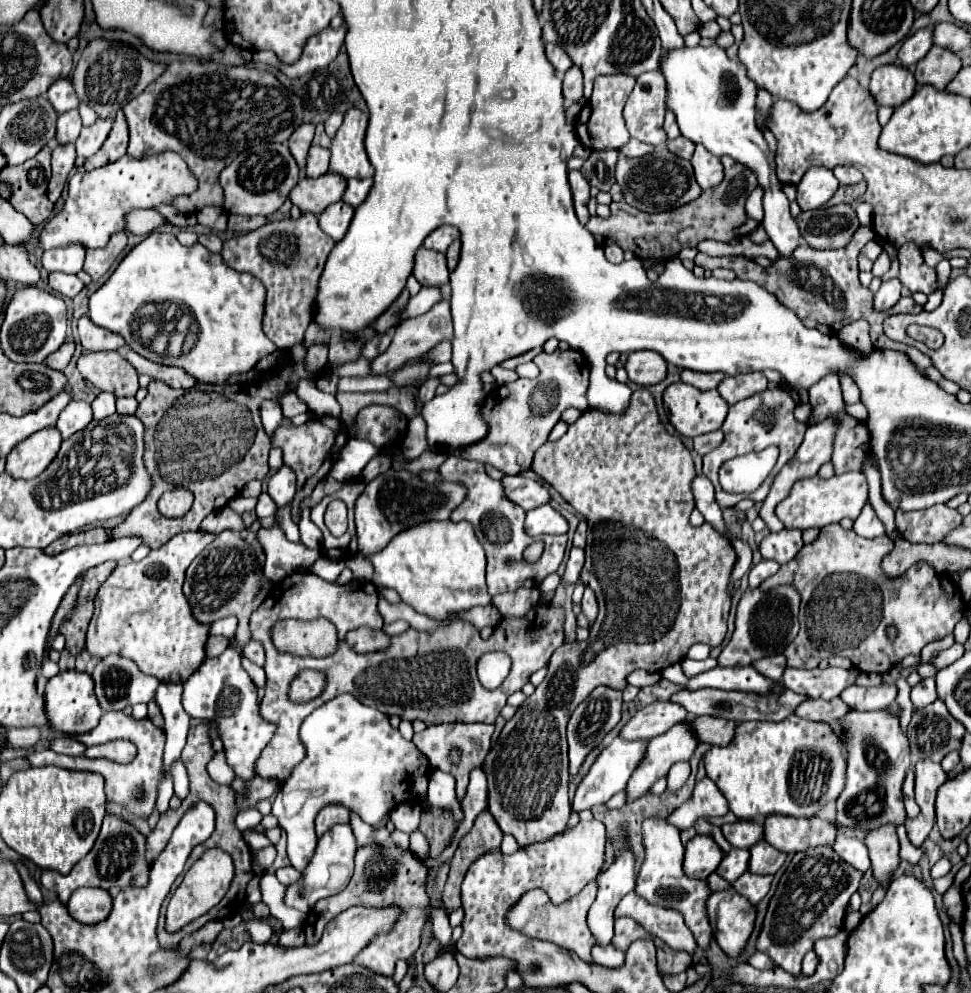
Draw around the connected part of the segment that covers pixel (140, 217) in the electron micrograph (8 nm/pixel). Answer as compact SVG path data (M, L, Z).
M135 209L125 219L127 219L127 229L133 231L135 235L149 235L167 223L167 219L153 209L147 209L147 211Z

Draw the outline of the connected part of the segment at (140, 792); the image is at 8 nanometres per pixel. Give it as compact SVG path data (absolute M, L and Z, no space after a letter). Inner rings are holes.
M103 715L99 725L85 735L77 735L77 741L85 743L87 747L93 743L105 743L105 741L113 741L113 739L131 739L137 745L137 757L131 763L125 765L117 765L113 761L107 759L87 759L85 755L79 757L69 757L69 755L59 755L55 751L33 751L27 755L27 761L31 763L31 767L43 767L43 765L55 765L55 767L63 767L63 769L81 769L81 771L95 771L99 775L103 775L105 779L105 793L109 801L121 803L125 809L129 809L135 815L141 817L149 817L153 807L155 807L155 799L157 799L157 779L161 777L161 757L163 757L163 745L165 745L165 733L161 729L157 729L149 719L143 721L135 721L129 715Z

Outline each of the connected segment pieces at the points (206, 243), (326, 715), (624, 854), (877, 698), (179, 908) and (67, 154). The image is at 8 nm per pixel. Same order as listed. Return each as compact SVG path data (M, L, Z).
M213 233L201 235L201 237L199 237L199 243L201 243L203 247L207 247L211 253L219 253L219 251L221 251L221 245L223 245L223 241L221 241L217 235L213 235Z
M349 693L339 695L329 703L321 705L319 709L315 709L303 721L299 729L299 739L307 751L305 759L293 769L289 779L285 779L285 783L281 785L271 811L277 817L279 827L287 833L287 855L297 871L303 871L303 867L309 865L309 859L313 857L317 845L315 817L323 807L339 803L347 811L357 813L367 825L379 827L393 807L397 807L399 803L417 801L427 795L431 765L429 761L425 761L425 755L411 741L405 741L397 729L391 727L389 717L385 713L377 711L375 707L363 705Z
M623 845L613 865L597 877L597 899L589 909L589 929L597 935L597 945L613 939L613 911L617 903L635 887L635 855L631 845Z
M881 683L879 687L849 685L839 697L851 709L857 709L857 711L879 711L879 709L887 709L889 705L895 703L897 685L887 685L887 683Z
M221 849L205 851L205 855L197 863L193 863L193 867L185 873L181 885L177 887L177 891L173 893L173 897L167 905L167 931L177 931L183 925L187 925L189 921L207 913L213 905L217 905L225 897L231 881L233 881L231 857Z
M73 143L57 145L53 149L51 165L53 165L53 177L49 179L47 197L49 197L51 203L55 203L61 197L61 193L63 193L63 187L65 187L65 183L69 179L71 169L75 167L75 145Z

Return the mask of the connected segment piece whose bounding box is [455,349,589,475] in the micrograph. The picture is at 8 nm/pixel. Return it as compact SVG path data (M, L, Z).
M557 349L551 355L539 353L535 357L535 363L541 371L539 377L517 379L489 393L483 405L483 415L489 423L489 435L481 443L475 443L465 451L455 451L455 455L487 463L507 475L517 475L531 467L533 453L547 441L551 429L567 407L587 407L589 363L579 351Z

